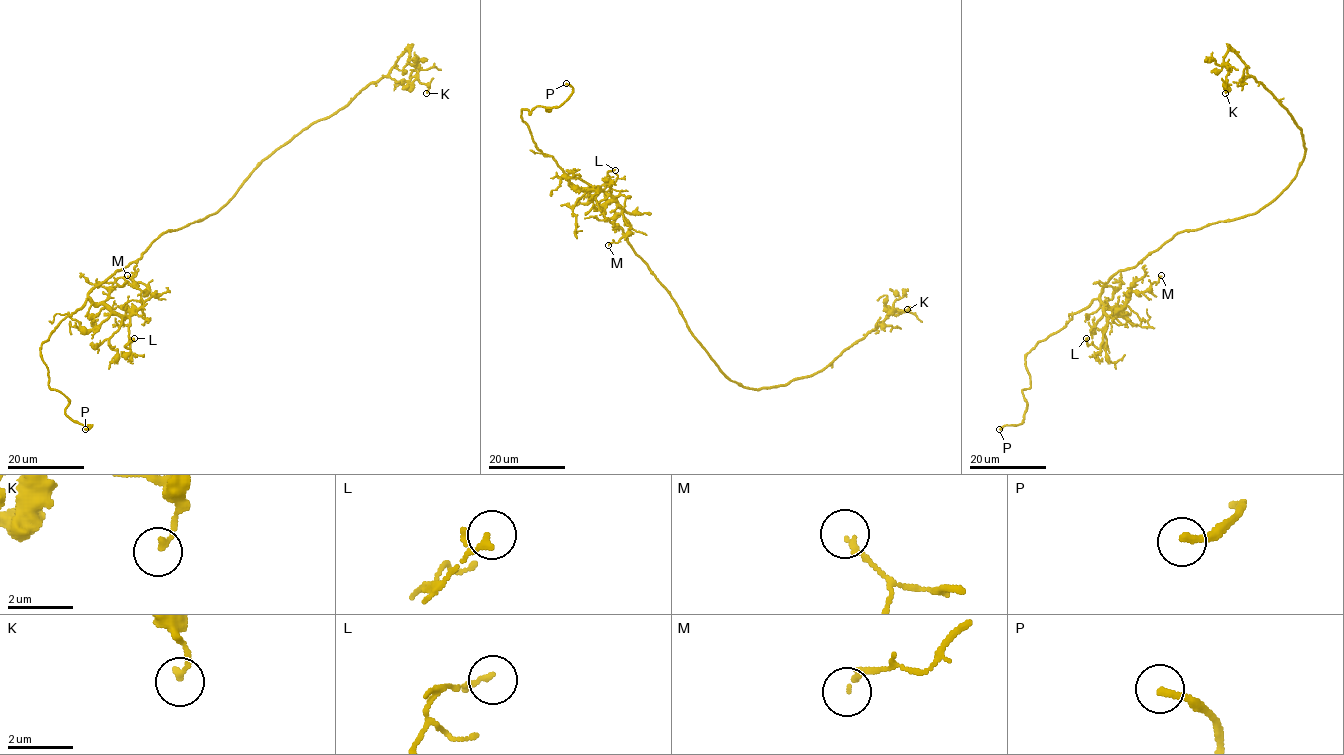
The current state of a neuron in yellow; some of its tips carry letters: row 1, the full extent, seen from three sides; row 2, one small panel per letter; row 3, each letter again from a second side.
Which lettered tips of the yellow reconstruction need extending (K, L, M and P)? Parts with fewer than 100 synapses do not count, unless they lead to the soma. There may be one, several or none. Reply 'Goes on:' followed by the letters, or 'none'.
Goes on: P

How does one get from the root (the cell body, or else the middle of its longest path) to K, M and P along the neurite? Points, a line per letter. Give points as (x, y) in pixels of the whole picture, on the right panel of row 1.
K: (1207, 224), (1265, 207), (1296, 175), (1305, 153), (1301, 130), (1288, 111), (1231, 50), (1223, 59), (1225, 93)
M: (1207, 224), (1119, 270), (1099, 296), (1103, 311), (1114, 315), (1161, 275)
P: (1207, 224), (1177, 232), (1132, 268), (1119, 270), (1097, 298), (1041, 340), (1025, 357), (1024, 418), (999, 429)

